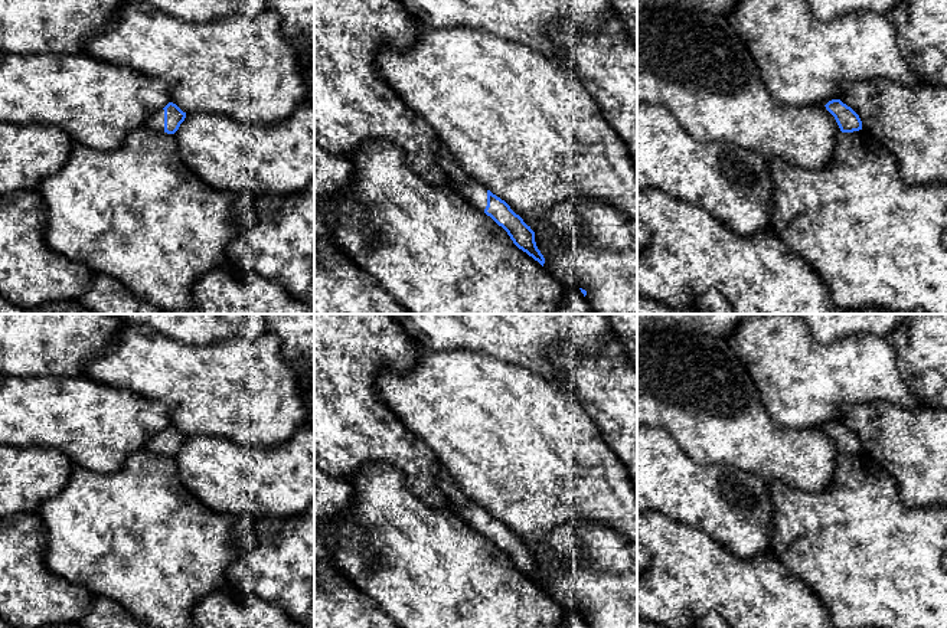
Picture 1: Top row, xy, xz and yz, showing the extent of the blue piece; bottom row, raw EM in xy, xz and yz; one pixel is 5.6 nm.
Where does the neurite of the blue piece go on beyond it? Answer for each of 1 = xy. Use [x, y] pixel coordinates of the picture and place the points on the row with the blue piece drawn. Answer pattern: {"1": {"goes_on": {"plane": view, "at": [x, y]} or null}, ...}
{"1": {"goes_on": {"plane": "xy", "at": [156, 121]}}}

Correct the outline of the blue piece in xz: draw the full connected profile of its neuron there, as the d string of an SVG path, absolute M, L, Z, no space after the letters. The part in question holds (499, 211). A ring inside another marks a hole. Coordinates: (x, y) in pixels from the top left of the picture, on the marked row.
M443 144L438 151L438 161L448 174L448 177L455 183L460 193L473 206L484 212L499 226L502 226L519 249L526 252L543 266L545 258L536 246L535 232L530 229L530 226L528 226L523 219L516 215L504 200L493 194L486 186L471 177L458 164L458 161L445 144Z

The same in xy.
M169 102L164 108L151 115L146 125L154 131L164 131L174 134L180 124L184 121L186 112L183 112L176 104Z

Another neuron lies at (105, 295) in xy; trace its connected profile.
M107 275L91 278L89 288L78 298L94 314L161 314L163 310L140 298L120 281Z

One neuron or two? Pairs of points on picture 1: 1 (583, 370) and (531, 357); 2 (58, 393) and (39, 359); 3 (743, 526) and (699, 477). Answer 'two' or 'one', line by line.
1: two
2: two
3: one

